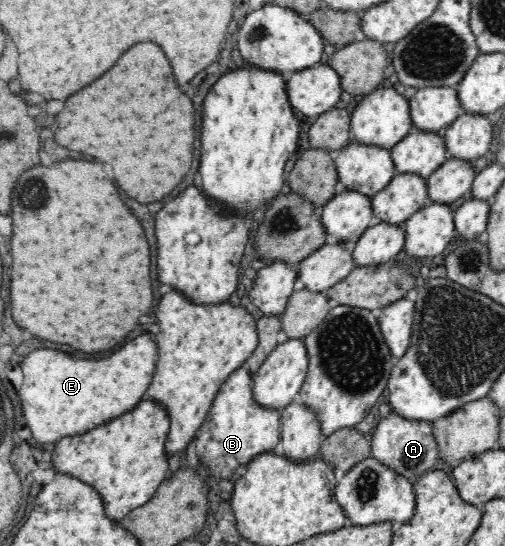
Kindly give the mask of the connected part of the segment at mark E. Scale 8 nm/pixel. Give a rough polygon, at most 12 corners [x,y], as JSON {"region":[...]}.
{"region":[[149,335],[105,359],[37,349],[21,363],[37,443],[87,433],[144,399]]}

